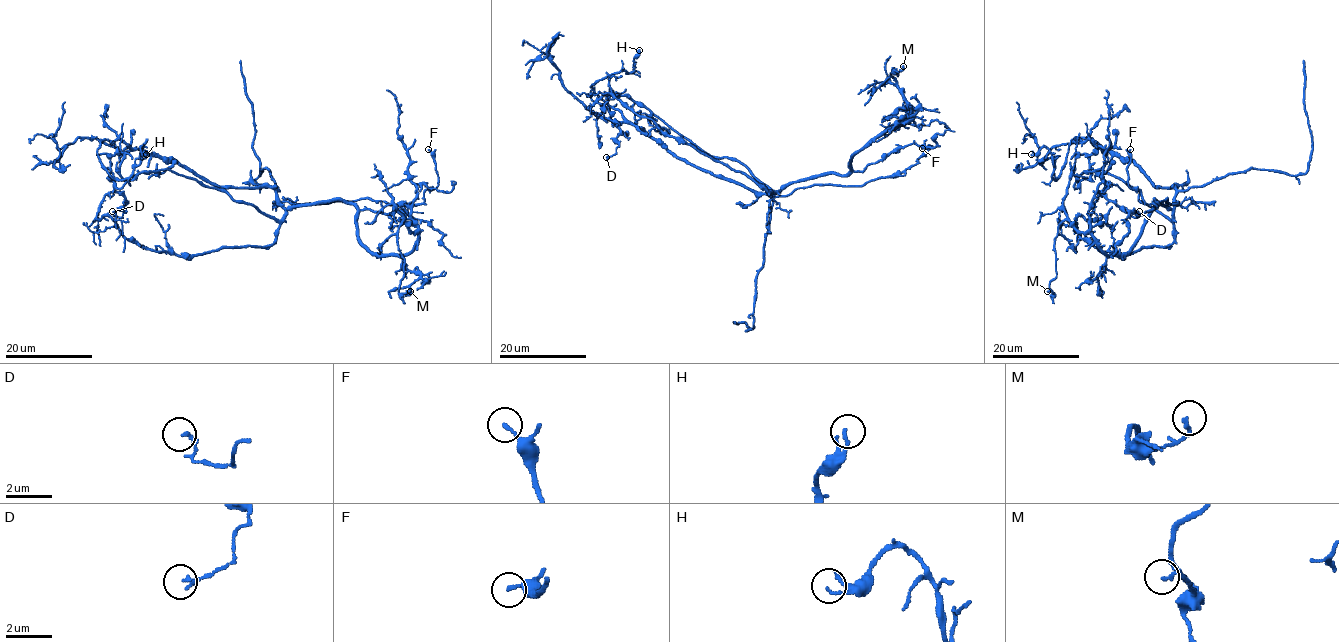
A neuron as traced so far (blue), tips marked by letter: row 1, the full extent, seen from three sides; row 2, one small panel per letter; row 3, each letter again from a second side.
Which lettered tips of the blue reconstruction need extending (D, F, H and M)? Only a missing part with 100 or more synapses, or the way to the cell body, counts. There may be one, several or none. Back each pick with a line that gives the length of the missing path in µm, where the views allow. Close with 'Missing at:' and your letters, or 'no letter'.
Missing at: no letter

